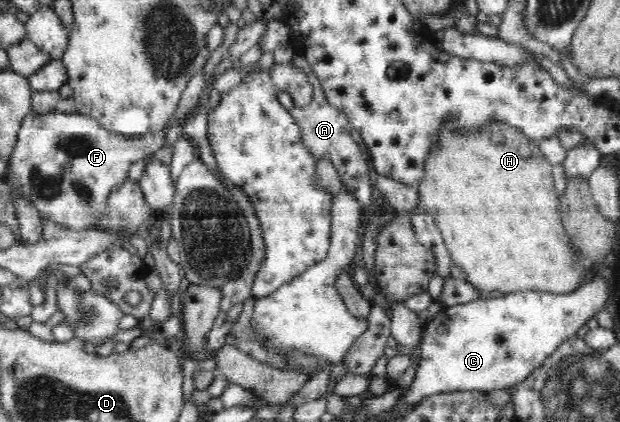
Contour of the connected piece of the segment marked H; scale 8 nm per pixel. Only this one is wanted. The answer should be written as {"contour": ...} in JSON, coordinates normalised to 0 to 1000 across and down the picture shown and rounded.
{"contour":[[[734,275],[719,280],[716,294],[703,310],[703,341],[687,367],[685,391],[681,393],[682,415],[674,436],[674,464],[677,488],[695,509],[703,536],[710,543],[732,633],[740,633],[744,652],[753,656],[753,664],[779,694],[790,694],[798,687],[813,697],[834,692],[911,697],[929,692],[937,656],[924,637],[923,590],[905,533],[903,472],[898,462],[900,453],[892,419],[892,391],[879,377],[868,339],[850,325],[832,299],[818,296],[813,289],[790,289],[789,296],[773,299],[768,308],[750,308],[731,287],[734,287]]]}

